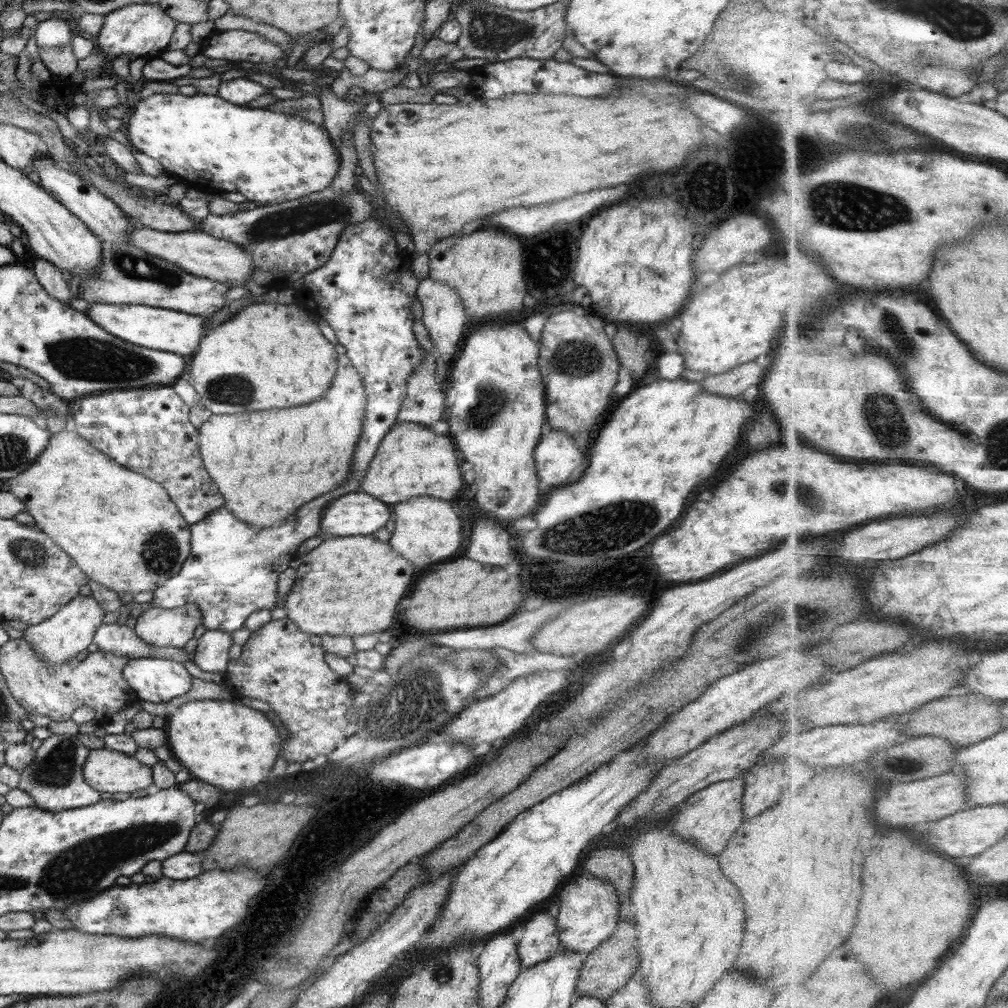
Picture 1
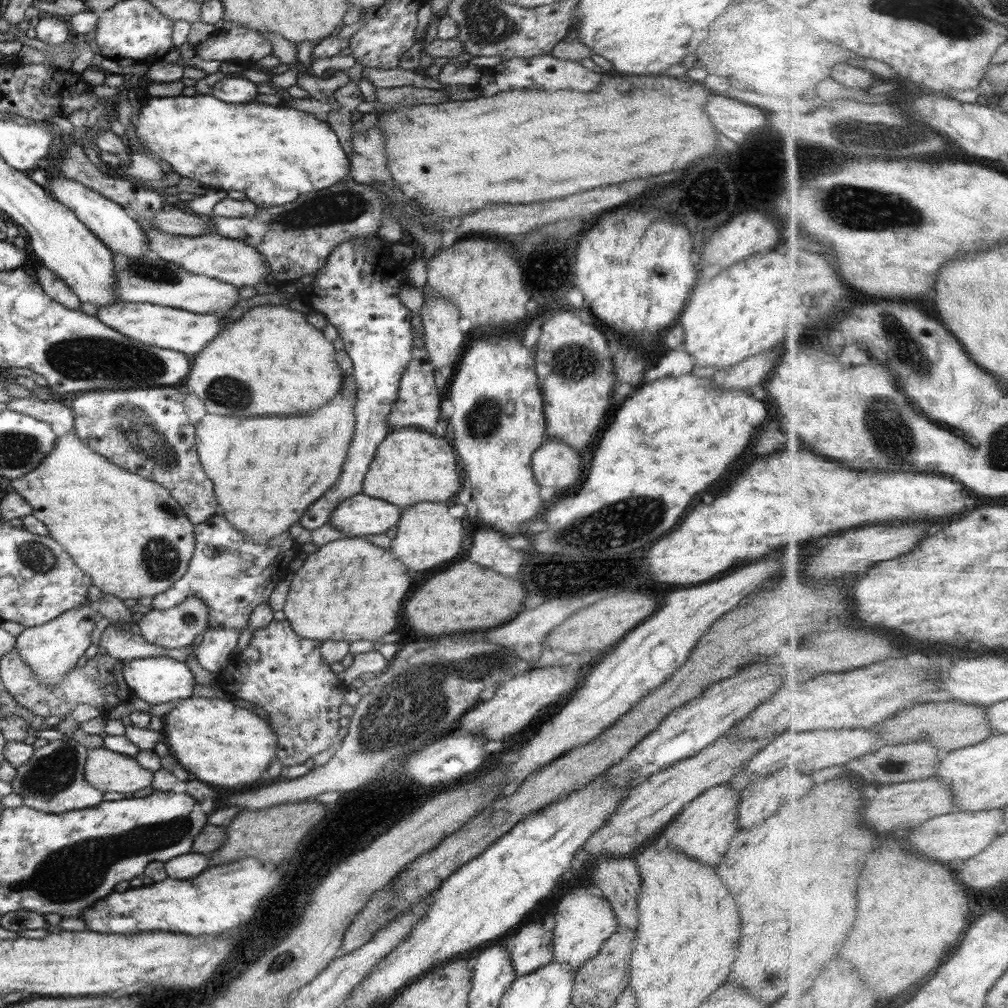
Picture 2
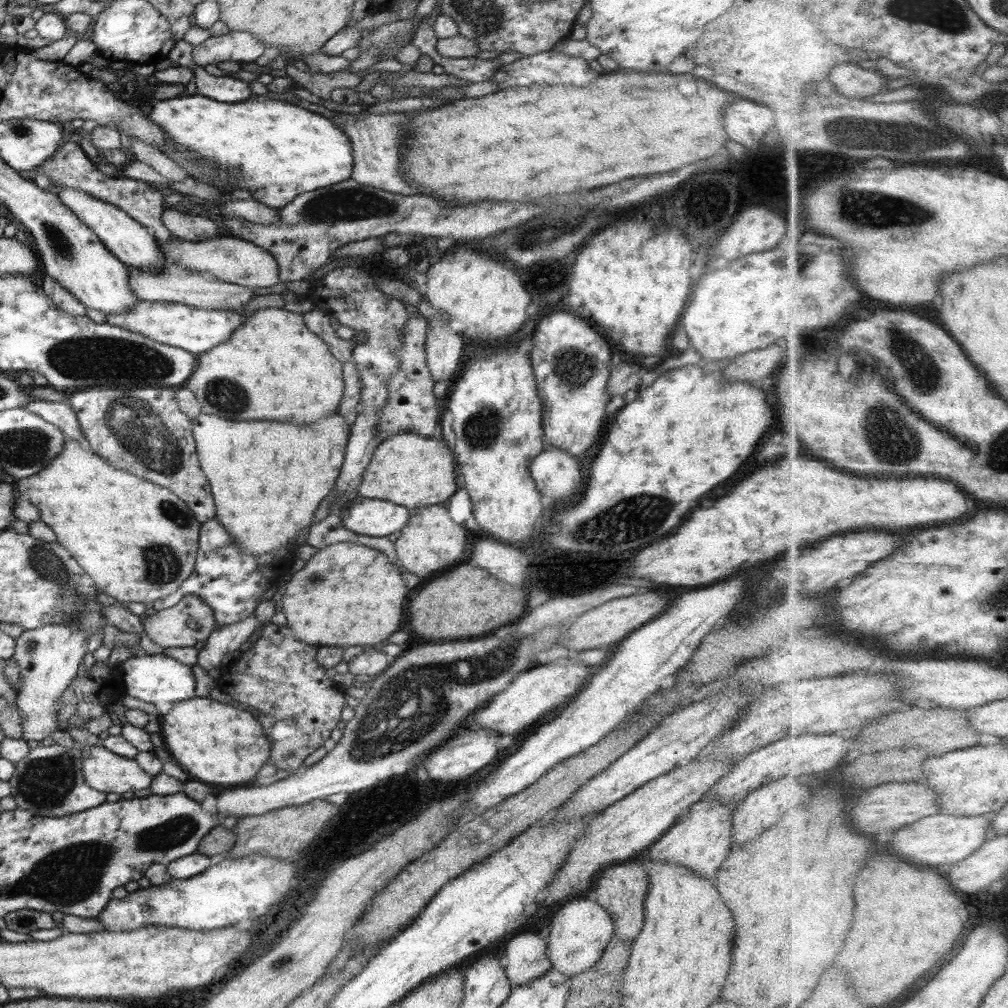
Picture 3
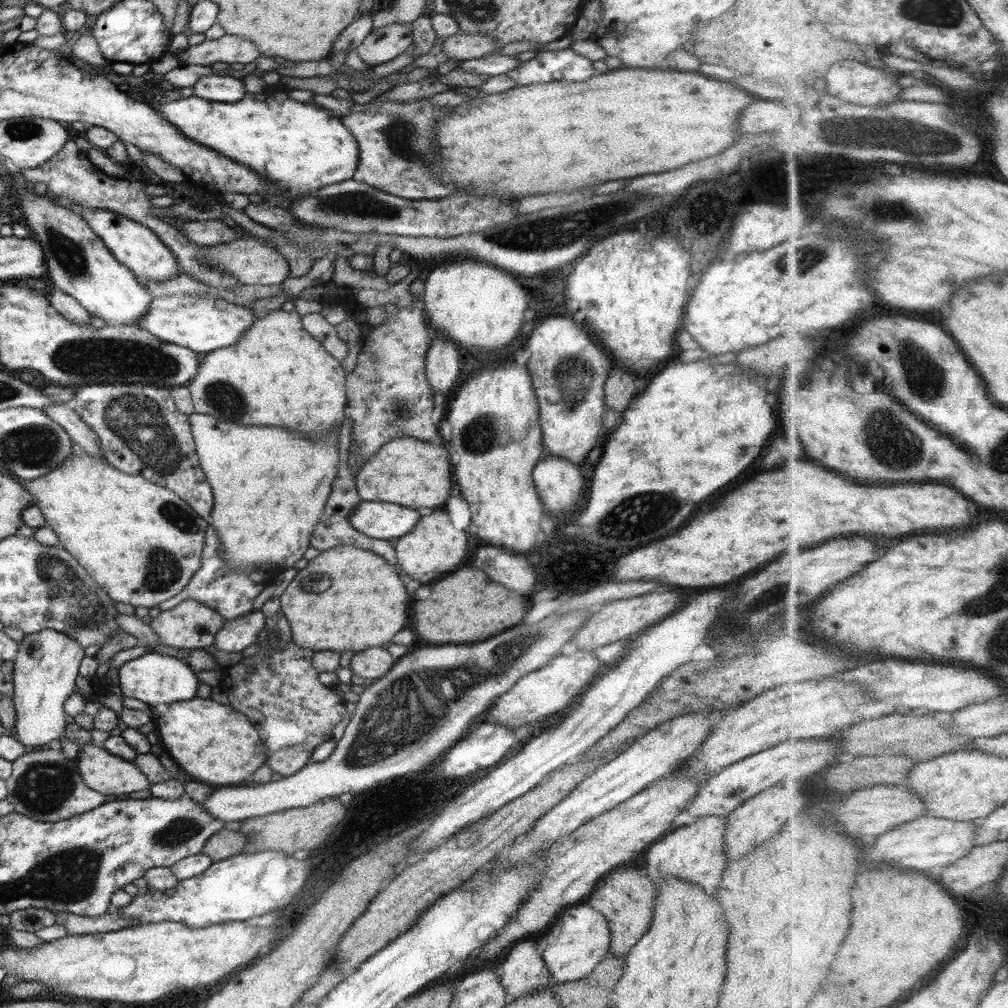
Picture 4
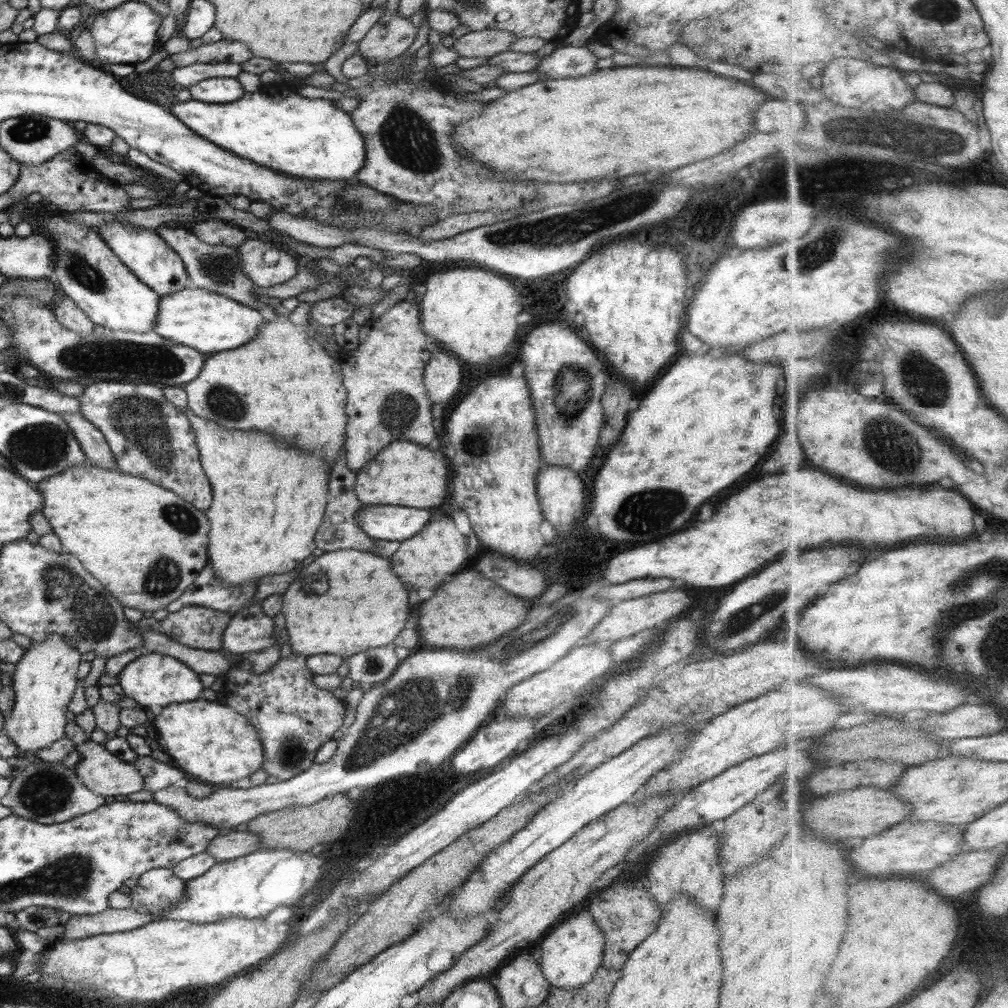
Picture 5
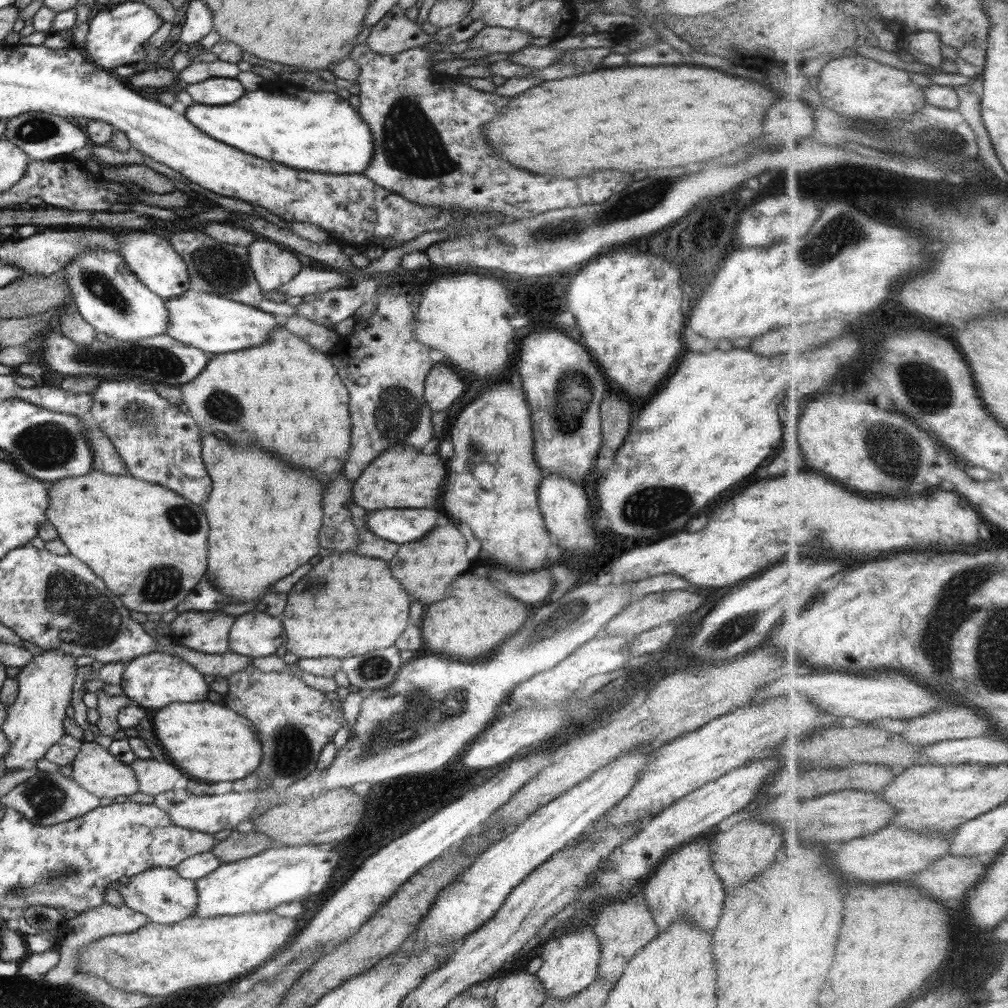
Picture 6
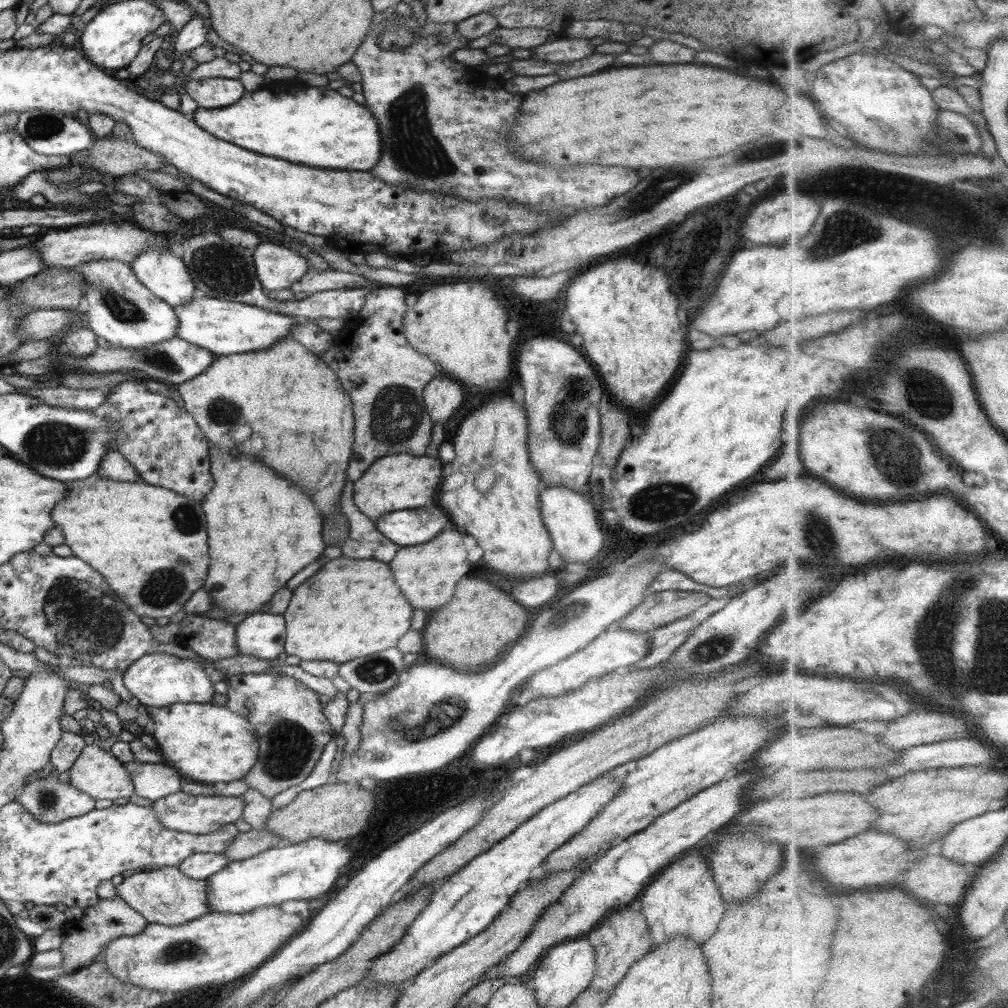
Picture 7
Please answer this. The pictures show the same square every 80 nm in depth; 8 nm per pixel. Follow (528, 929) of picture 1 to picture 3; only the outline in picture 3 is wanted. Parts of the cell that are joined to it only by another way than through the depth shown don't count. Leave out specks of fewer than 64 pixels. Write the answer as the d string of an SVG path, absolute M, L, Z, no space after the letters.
M539 929L523 930L510 938L500 951L499 959L513 988L540 978L553 968Z

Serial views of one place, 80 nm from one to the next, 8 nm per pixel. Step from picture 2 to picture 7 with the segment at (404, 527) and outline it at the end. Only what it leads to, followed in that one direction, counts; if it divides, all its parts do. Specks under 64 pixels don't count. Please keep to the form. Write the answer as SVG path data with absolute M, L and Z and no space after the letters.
M446 526L426 544L401 547L388 567L392 568L396 584L414 608L436 610L442 604L450 602L456 584L470 572L466 556L468 552L464 546L464 534L454 526Z

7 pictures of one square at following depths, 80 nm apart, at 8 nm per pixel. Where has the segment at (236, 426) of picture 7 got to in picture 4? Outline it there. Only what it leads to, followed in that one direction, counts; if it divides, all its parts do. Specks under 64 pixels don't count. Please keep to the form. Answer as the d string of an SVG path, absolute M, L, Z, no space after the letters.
M270 311L263 318L253 320L252 326L244 331L244 334L236 341L236 344L226 348L217 348L212 352L205 353L201 358L198 372L196 376L186 385L191 392L191 397L194 403L196 413L204 413L218 420L226 422L236 422L236 424L260 424L260 426L280 426L280 428L292 428L304 434L324 434L328 428L340 428L340 426L330 426L330 424L342 424L344 420L344 408L346 408L348 397L346 390L346 372L341 365L341 361L334 358L327 348L322 346L321 342L312 336L301 323L301 316L293 311Z

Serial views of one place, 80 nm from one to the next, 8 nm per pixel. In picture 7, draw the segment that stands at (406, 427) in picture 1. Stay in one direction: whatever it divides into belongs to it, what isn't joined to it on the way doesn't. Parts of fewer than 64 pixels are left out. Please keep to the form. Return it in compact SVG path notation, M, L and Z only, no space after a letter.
M390 453L375 460L352 486L354 504L370 520L375 521L388 512L437 506L439 486L443 479L442 462L430 456Z

